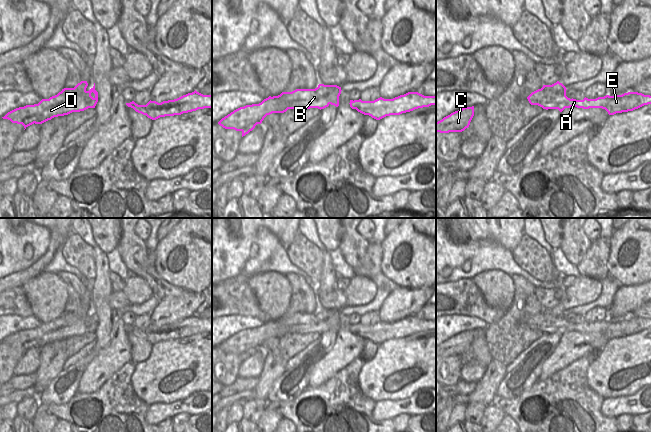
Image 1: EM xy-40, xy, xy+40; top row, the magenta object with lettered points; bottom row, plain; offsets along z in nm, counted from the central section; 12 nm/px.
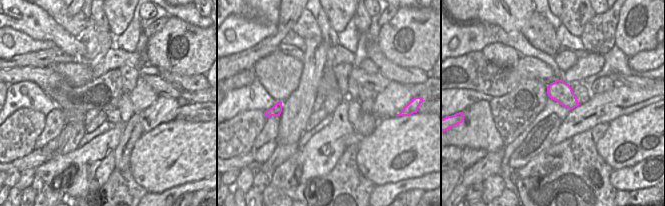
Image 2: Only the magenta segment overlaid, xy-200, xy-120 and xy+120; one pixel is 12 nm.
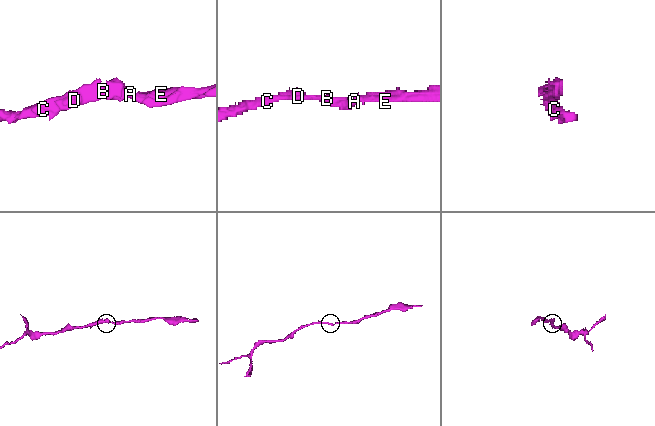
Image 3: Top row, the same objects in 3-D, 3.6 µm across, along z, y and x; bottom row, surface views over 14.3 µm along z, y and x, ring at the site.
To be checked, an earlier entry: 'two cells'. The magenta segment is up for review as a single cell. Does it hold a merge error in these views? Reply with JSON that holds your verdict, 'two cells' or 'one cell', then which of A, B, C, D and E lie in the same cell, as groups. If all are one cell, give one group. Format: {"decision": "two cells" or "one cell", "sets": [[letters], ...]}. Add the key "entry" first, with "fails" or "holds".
{"entry": "fails", "decision": "one cell", "sets": [["A", "B", "C", "D", "E"]]}

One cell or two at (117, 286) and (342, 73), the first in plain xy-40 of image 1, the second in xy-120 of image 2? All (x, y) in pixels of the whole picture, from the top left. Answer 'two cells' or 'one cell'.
one cell

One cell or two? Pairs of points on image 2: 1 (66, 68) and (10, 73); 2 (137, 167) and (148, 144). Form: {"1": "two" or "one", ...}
{"1": "two", "2": "one"}

